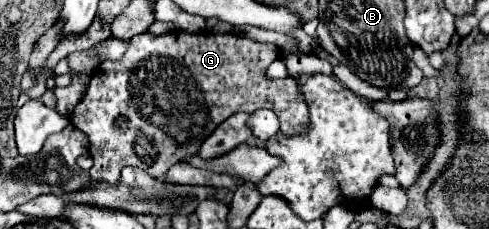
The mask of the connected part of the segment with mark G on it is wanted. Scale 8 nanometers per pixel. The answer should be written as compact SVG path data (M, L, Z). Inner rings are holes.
M175 29L175 31L169 31L165 35L151 35L151 33L139 33L139 35L133 35L131 41L129 41L129 49L123 53L121 59L117 61L103 61L95 67L93 75L91 75L91 83L83 95L83 99L75 105L75 109L71 111L69 115L69 121L71 125L75 125L79 131L83 131L85 135L88 135L89 146L88 152L95 165L90 169L90 177L93 181L105 181L111 184L117 183L120 179L121 170L123 167L139 167L143 171L147 171L151 177L155 179L165 179L167 171L171 165L175 165L179 159L183 159L183 155L195 155L199 151L199 137L201 137L201 143L207 139L207 135L211 135L211 131L215 131L215 127L219 123L223 123L225 119L229 119L231 115L235 113L253 113L257 109L271 109L275 111L275 115L279 117L279 123L283 127L283 133L285 135L295 135L295 131L303 131L303 127L307 127L307 105L303 103L303 99L299 99L299 83L293 79L293 77L285 77L285 79L277 79L277 81L269 81L265 77L265 71L267 67L279 57L279 49L275 45L269 45L269 43L257 43L245 35L235 35L235 33L213 33L213 31L201 31L201 33L187 33L187 31L181 31L181 29ZM119 117L125 117L127 123L123 127L117 125L117 119Z

